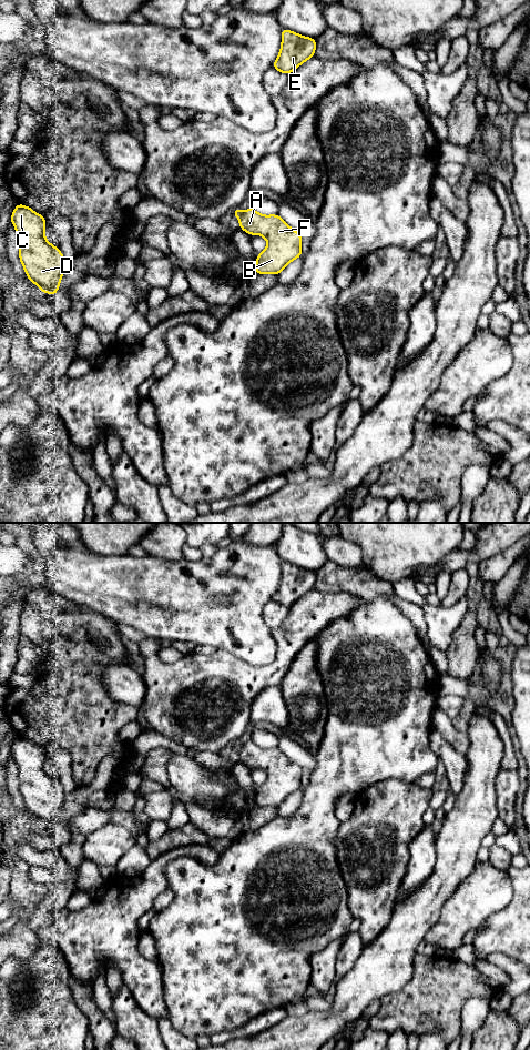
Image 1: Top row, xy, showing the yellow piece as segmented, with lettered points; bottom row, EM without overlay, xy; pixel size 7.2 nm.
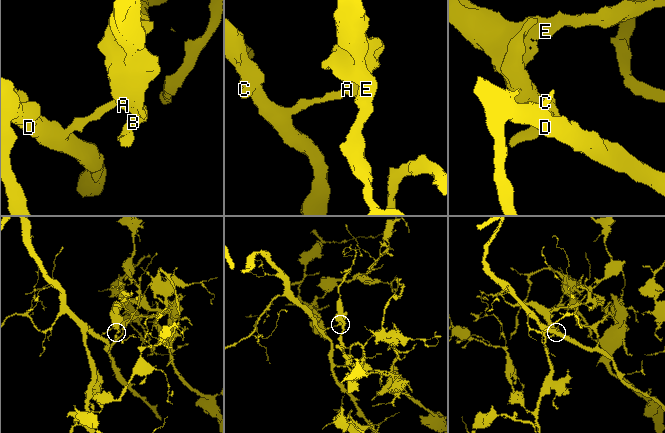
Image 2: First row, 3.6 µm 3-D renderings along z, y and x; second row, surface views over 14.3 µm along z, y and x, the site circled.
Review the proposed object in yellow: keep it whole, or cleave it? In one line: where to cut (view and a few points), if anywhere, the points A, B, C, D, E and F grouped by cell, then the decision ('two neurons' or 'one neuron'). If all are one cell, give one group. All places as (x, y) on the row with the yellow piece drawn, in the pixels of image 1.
cut in xy along (242, 212), (238, 218); A B E F / C D; two neurons

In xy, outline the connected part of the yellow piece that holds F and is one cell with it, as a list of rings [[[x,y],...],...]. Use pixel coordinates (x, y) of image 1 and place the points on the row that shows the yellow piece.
[[[249,208],[239,216],[239,229],[249,235],[262,235],[267,241],[266,249],[257,254],[257,274],[278,275],[288,263],[302,256],[302,234],[276,213],[262,215]]]

